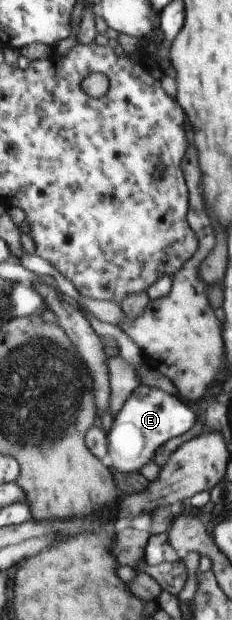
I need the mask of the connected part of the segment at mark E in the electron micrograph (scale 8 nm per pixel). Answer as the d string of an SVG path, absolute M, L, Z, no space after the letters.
M141 384L135 389L115 417L112 428L108 431L110 450L107 463L113 471L123 473L134 472L153 461L162 443L185 433L196 421L193 410L183 399L147 384Z

